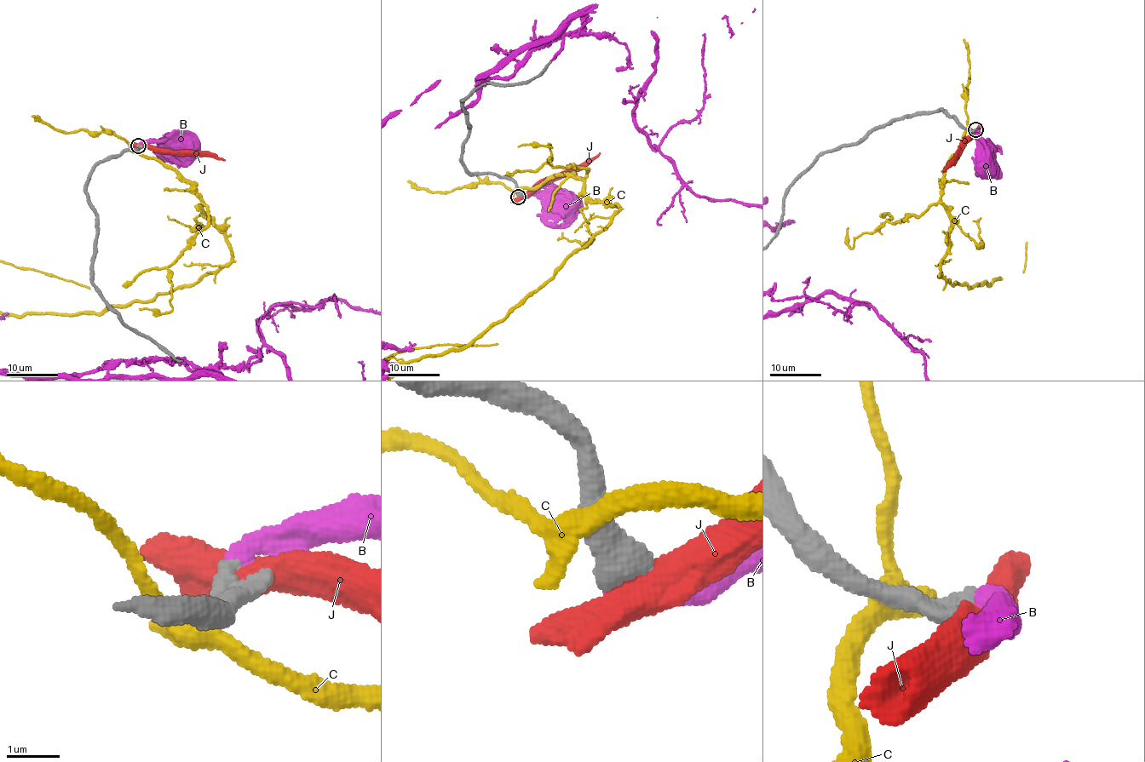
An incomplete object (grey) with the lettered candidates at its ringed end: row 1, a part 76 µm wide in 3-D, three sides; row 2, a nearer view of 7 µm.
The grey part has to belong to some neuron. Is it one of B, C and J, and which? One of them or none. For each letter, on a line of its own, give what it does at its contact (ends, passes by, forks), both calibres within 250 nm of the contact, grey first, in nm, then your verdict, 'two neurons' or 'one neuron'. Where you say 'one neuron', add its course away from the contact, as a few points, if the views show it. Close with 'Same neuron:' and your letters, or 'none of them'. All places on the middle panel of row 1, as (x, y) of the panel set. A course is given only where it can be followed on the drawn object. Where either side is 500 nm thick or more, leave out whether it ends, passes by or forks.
B: it ends | 480/340 nm | one neuron
C: it forks | 400/360 nm | two neurons
J: 600/550 nm | two neurons
Same neuron: B

